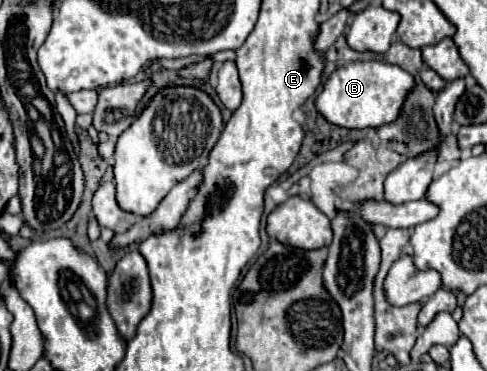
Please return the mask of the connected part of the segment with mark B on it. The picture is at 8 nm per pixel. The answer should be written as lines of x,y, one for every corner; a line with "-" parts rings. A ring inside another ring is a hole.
357,61
339,67
327,81
321,95
315,99
317,111
333,125
347,129
367,129
393,123
407,99
415,89
415,79
411,73
397,65
383,61

